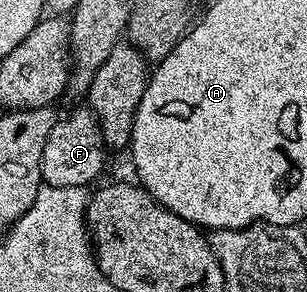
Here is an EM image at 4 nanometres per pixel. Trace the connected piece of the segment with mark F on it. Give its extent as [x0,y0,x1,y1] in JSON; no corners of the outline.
[41,109,107,188]

